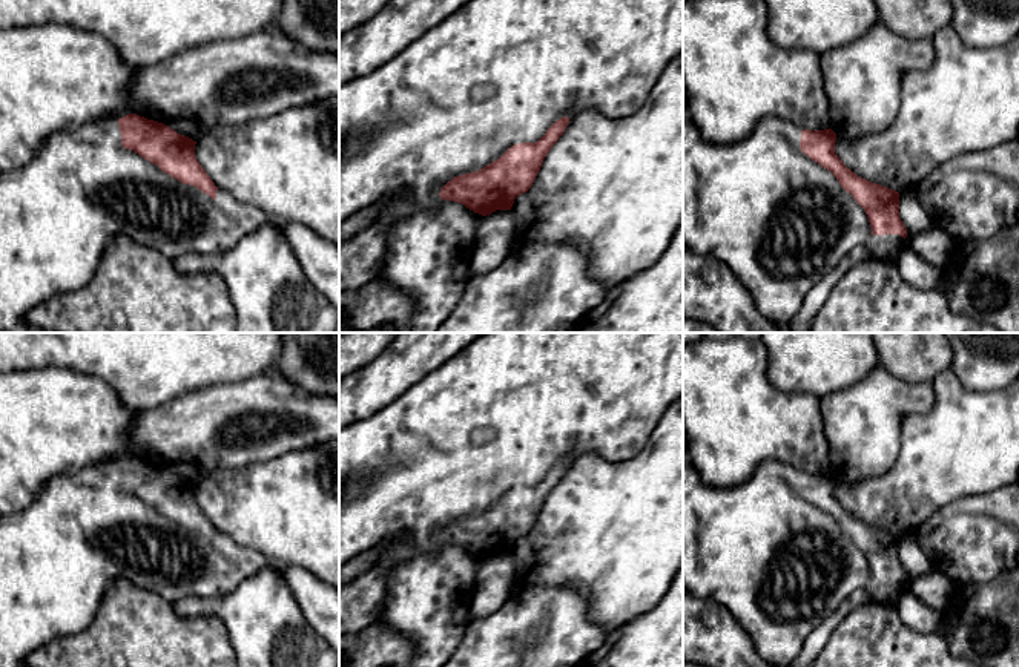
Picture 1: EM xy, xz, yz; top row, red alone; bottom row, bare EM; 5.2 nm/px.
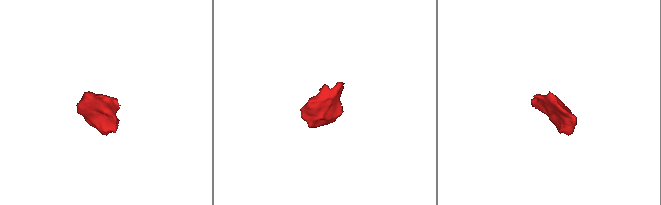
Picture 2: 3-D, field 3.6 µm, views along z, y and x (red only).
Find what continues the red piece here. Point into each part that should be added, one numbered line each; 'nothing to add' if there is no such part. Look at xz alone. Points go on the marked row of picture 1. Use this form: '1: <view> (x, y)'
1: xz (496, 72)

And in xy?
1: xy (59, 212)

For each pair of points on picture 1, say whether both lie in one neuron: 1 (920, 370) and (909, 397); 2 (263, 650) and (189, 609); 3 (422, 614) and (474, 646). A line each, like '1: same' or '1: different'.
1: different
2: same
3: different

